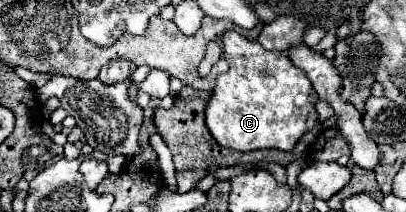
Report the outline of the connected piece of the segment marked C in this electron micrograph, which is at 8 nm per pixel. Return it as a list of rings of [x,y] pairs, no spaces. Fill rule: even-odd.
[[[237,31],[223,33],[223,55],[229,61],[229,71],[217,77],[217,85],[205,109],[205,121],[219,147],[229,147],[235,151],[255,151],[255,149],[279,149],[293,151],[301,135],[319,125],[315,111],[315,101],[319,99],[307,81],[307,75],[295,67],[289,57],[281,51],[267,51],[257,41],[249,41]]]

